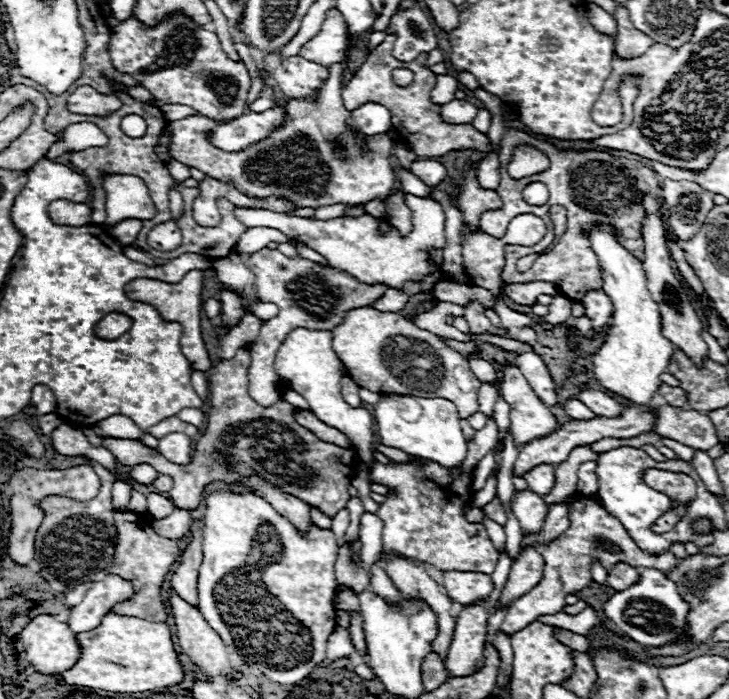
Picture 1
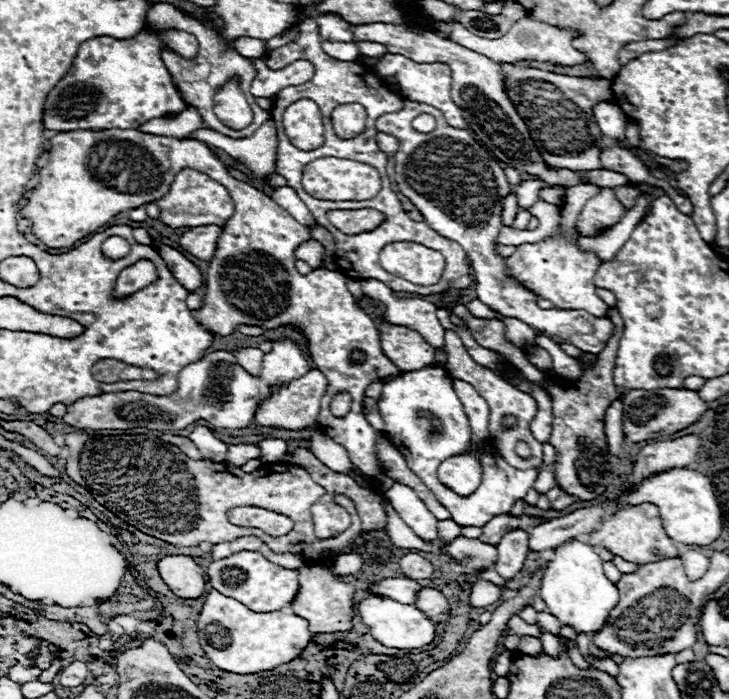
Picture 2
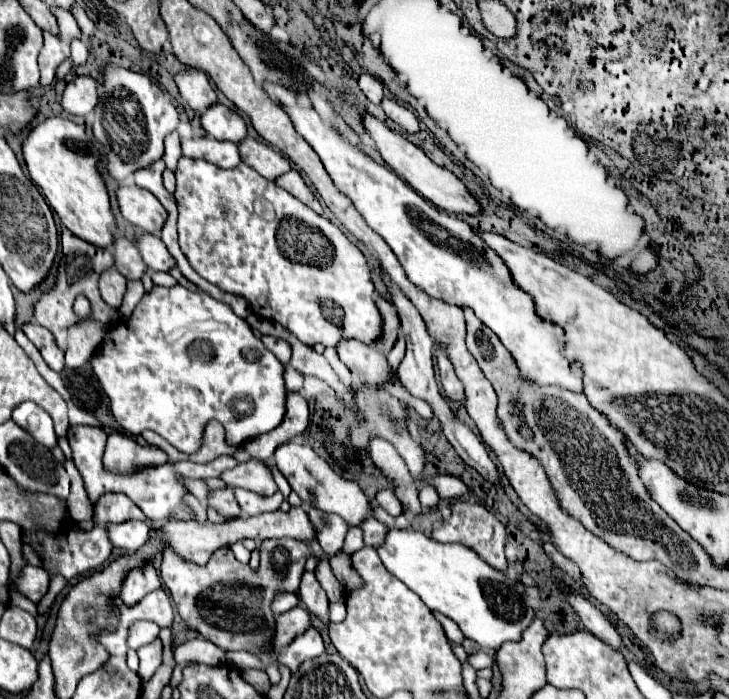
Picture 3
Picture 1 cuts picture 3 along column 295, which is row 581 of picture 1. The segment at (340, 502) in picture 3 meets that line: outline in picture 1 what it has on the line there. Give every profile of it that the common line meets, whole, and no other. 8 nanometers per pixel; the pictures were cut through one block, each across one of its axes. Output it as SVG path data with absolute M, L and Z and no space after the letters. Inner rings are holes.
M450 570L450 572L442 572L442 578L448 596L464 606L476 600L486 600L488 594L492 592L492 580L486 574Z

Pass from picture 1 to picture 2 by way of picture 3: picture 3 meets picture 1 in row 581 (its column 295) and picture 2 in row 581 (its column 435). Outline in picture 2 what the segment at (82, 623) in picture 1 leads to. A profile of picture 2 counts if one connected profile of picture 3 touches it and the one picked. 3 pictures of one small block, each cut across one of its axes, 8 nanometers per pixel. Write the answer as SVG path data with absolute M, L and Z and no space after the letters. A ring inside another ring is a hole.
M242 550L228 558L210 562L206 568L206 578L214 590L234 600L240 600L242 604L246 604L250 610L256 612L270 612L290 606L298 590L298 570L276 566L268 562L264 556L260 556L258 552L250 552L250 550Z

